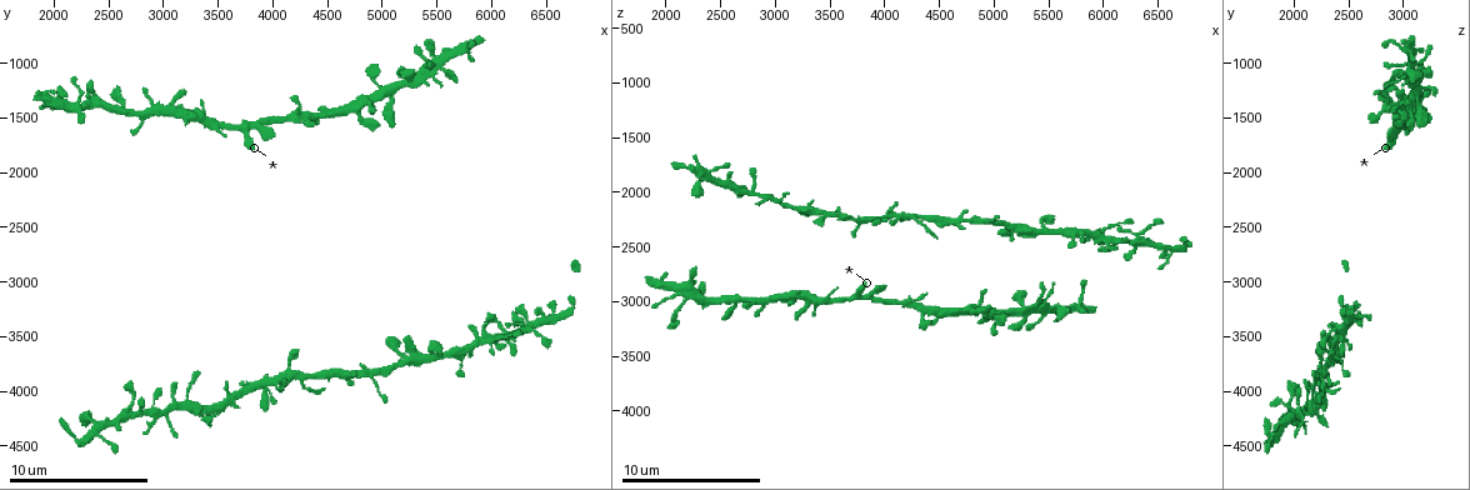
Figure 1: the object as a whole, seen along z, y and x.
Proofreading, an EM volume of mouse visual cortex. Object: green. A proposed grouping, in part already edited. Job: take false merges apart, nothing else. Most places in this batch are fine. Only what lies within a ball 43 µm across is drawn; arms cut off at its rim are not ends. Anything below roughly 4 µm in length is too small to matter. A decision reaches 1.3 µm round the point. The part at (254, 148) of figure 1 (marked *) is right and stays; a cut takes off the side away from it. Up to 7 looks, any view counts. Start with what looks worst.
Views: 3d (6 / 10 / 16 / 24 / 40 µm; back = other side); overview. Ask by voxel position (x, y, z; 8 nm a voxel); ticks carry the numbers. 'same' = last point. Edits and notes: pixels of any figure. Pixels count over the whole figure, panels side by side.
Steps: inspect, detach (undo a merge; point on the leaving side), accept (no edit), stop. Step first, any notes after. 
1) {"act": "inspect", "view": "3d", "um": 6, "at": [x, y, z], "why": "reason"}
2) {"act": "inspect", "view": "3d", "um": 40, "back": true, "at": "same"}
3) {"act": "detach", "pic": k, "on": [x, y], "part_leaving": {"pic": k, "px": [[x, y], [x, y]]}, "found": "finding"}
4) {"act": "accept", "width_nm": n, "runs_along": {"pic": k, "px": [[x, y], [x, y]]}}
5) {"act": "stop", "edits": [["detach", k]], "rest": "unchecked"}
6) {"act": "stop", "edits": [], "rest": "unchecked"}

{"act": "inspect", "view": "3d", "um": 10, "at": [5460, 1100, 2980], "why": "two arms in line, one across"}

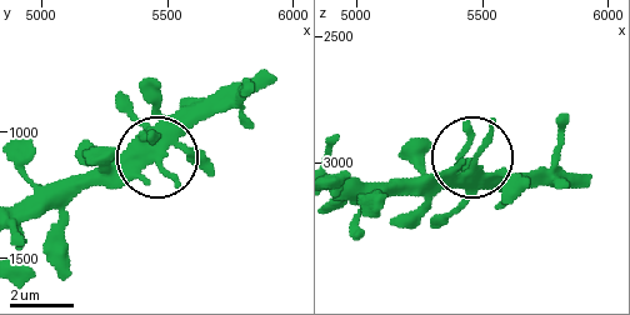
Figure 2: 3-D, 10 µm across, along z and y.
{"act": "inspect", "view": "3d", "um": 10, "back": true, "at": [5470, 1130, 3000]}

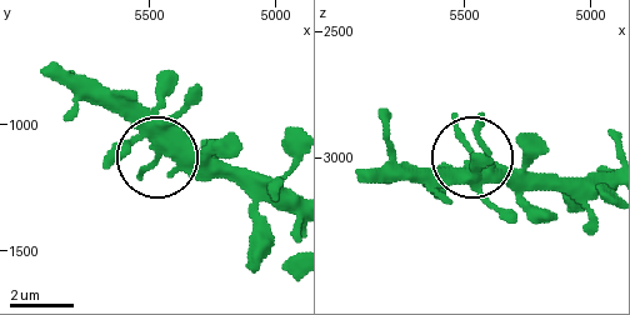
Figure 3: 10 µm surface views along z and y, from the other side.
{"act": "accept", "arms": 3, "runs_along": {"pic": 3, "px": [[288, 211], [223, 176], [191, 174], [156, 155], [89, 80]]}, "found": "one cell here"}

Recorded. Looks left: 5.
{"act": "inspect", "view": "3d", "um": 6, "at": [4160, 3860, 2220], "why": "four or more arms meet"}

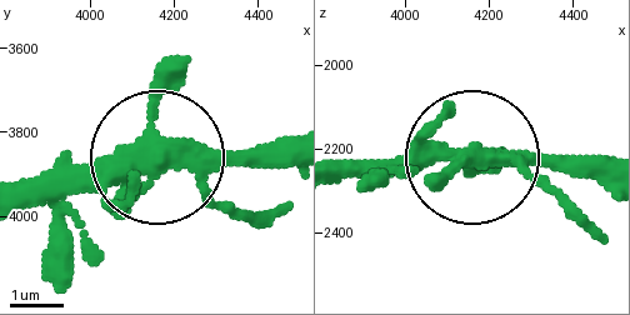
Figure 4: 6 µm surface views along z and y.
{"act": "inspect", "view": "3d", "um": 6, "back": true, "at": [4175, 3865, 2220]}

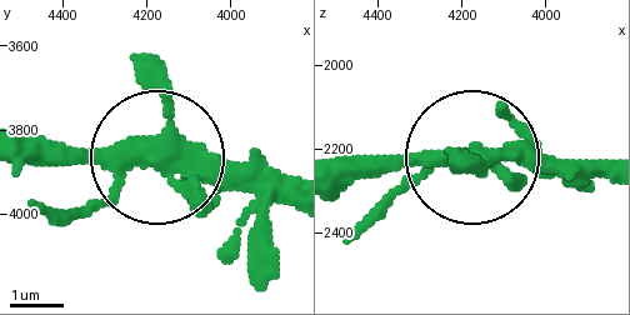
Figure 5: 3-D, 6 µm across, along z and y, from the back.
{"act": "accept", "arms": 4, "found": "all the same cell"}

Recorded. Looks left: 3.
{"act": "inspect", "view": "3d", "um": 16, "at": [3800, 1560, 2960], "why": "looks like a crossing"}

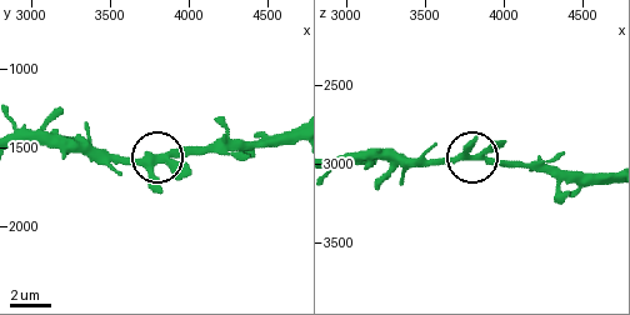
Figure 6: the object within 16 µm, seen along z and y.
{"act": "accept", "runs_along": {"pic": 6, "px": [[163, 189], [151, 170], [151, 155], [93, 160]]}, "found": "one cell here"}

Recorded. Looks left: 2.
{"act": "stop", "edits": [], "rest": "unchecked"}

